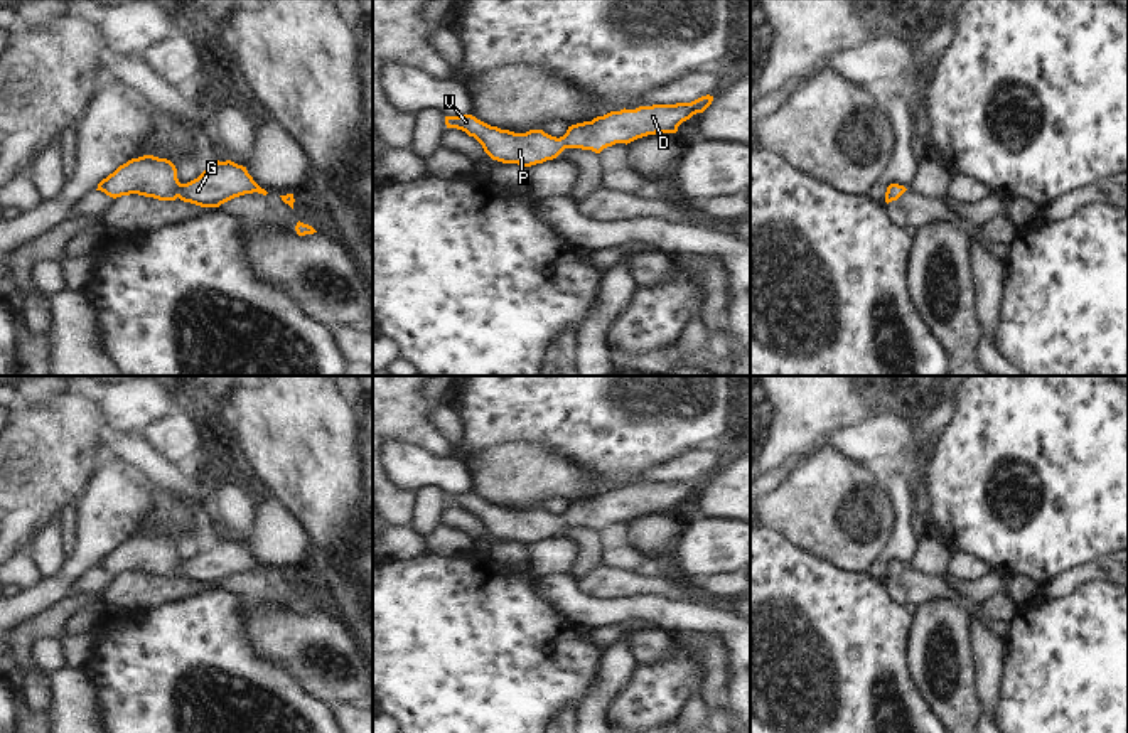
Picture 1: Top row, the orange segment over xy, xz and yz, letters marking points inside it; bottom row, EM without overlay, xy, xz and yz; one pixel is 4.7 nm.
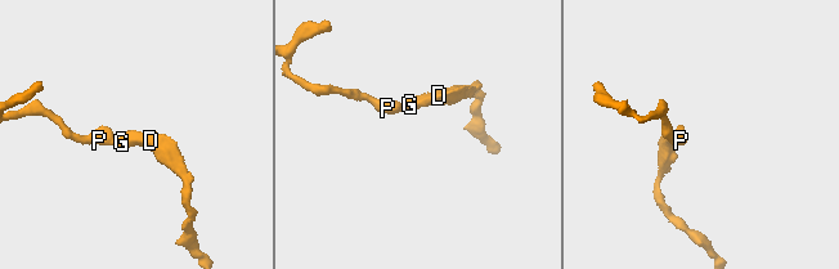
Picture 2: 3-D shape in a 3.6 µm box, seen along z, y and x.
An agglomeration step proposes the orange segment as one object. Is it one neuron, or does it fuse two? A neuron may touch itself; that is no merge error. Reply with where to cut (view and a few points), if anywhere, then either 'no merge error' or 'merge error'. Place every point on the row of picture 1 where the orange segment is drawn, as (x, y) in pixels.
no cut | no merge error

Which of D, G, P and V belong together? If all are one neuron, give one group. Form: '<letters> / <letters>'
D G P V

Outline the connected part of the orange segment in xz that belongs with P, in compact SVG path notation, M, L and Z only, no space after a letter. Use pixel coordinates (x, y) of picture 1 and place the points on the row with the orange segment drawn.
M706 94L691 103L624 108L597 116L592 121L572 125L560 138L543 130L529 130L526 133L501 130L472 115L445 116L445 125L474 136L492 160L531 167L556 158L565 148L600 153L615 143L627 145L647 135L676 133L683 121L703 113L712 101L713 96Z

